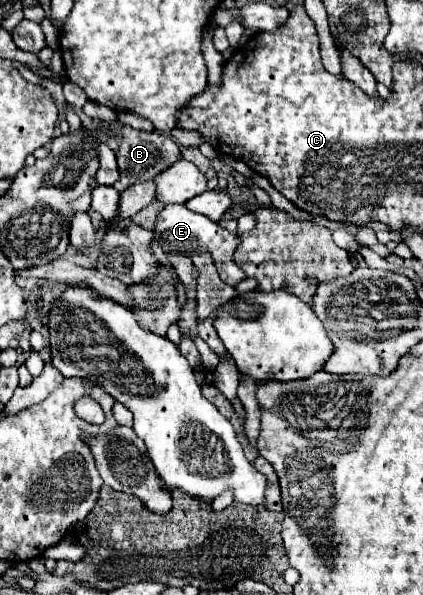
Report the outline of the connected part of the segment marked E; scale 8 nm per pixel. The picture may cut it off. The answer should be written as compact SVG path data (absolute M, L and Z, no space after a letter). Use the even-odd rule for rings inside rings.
M167 205L161 209L157 223L155 223L155 233L161 233L159 245L163 247L165 253L181 253L181 255L197 255L197 253L211 253L215 267L219 271L219 277L235 287L237 283L241 283L245 279L245 271L241 271L241 267L237 267L237 263L233 261L233 253L239 247L239 235L237 233L229 233L227 229L223 229L219 223L211 221L205 215L193 213L189 211L185 205Z

